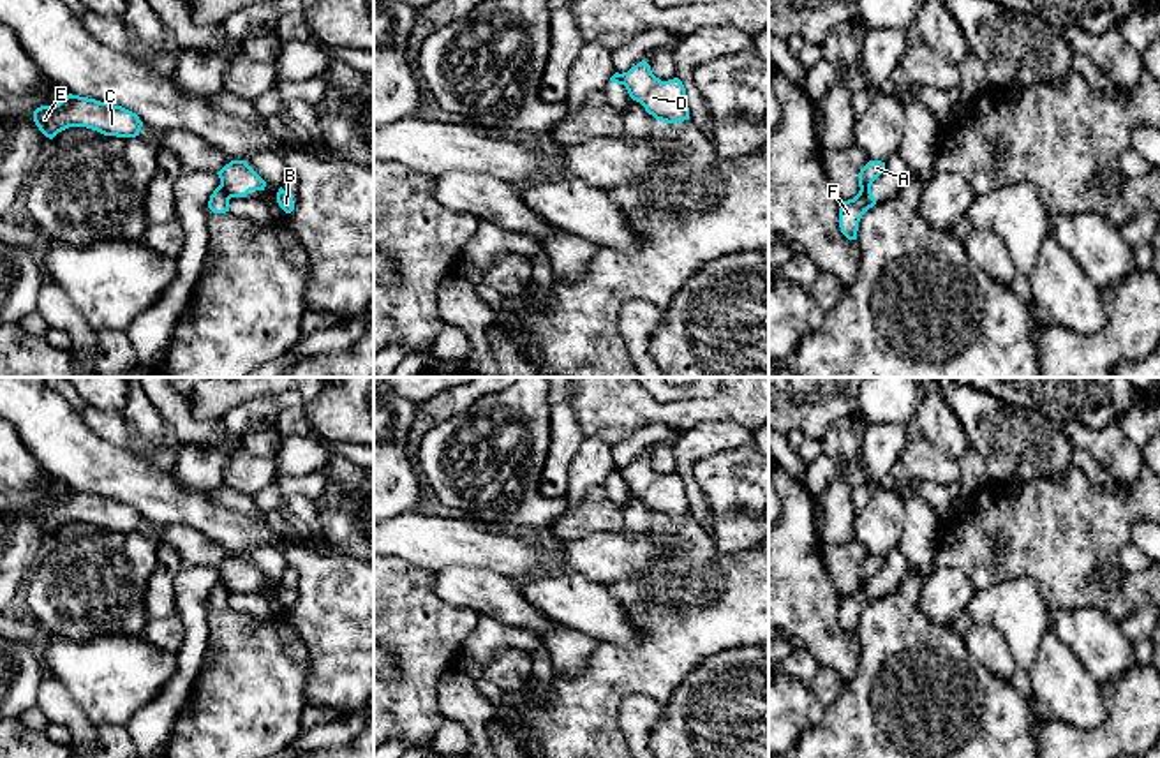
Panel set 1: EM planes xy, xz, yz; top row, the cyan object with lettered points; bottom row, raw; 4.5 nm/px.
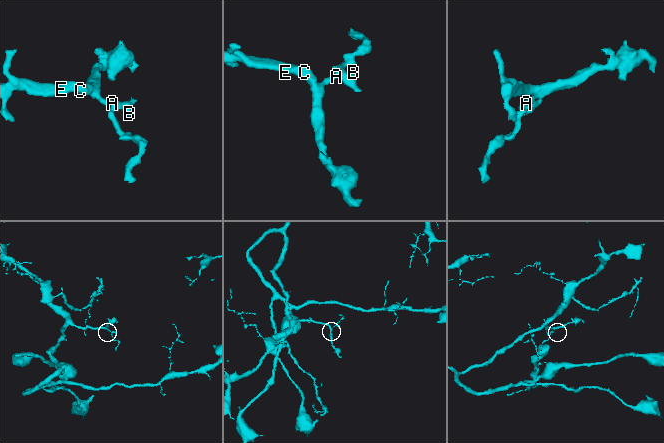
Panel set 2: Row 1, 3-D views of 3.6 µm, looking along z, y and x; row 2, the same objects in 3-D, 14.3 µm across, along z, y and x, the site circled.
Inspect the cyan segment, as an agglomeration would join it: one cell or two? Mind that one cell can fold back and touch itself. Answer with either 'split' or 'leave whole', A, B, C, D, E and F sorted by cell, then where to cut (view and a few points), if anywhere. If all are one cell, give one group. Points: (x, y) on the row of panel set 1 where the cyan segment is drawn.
split; A B C D E / F; cut in xy along (221, 184), (230, 198)

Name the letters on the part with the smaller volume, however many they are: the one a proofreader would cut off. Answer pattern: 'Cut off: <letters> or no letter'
Cut off: F

